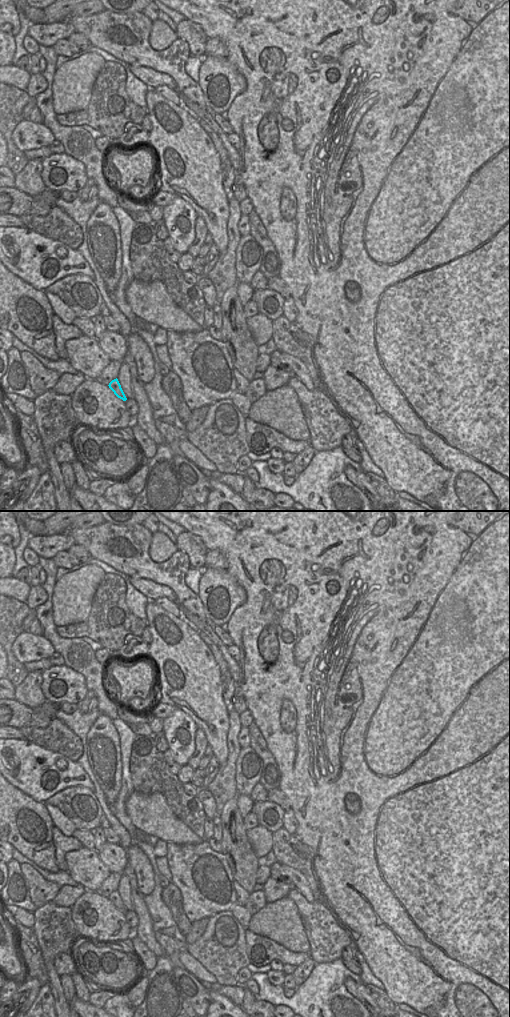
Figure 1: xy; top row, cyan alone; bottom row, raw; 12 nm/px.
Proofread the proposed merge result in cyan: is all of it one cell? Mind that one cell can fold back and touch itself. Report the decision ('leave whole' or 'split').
leave whole

